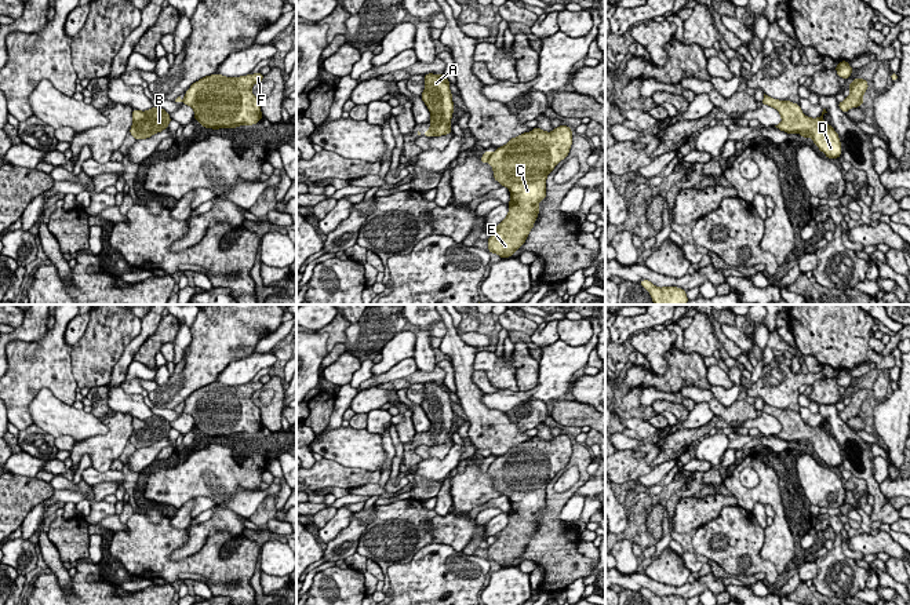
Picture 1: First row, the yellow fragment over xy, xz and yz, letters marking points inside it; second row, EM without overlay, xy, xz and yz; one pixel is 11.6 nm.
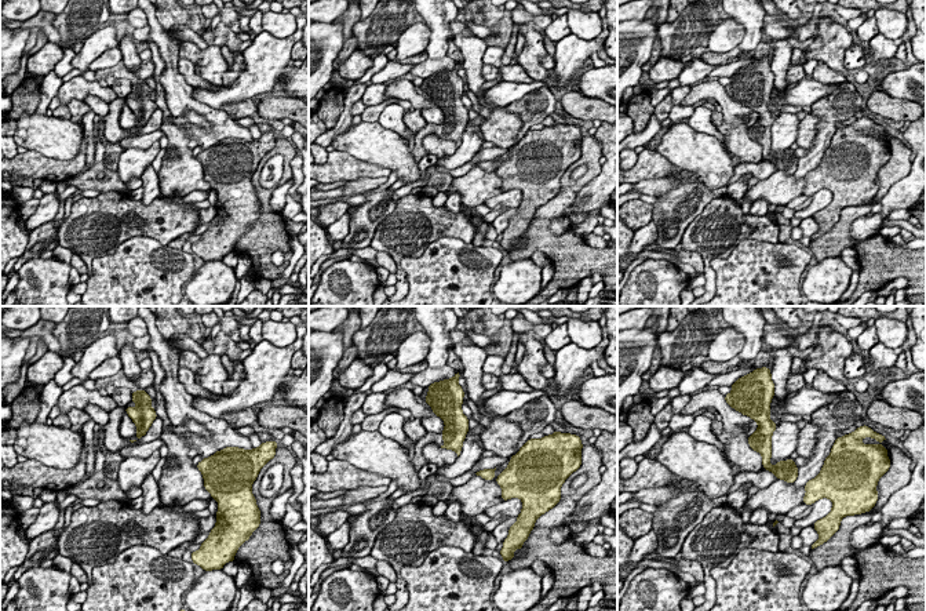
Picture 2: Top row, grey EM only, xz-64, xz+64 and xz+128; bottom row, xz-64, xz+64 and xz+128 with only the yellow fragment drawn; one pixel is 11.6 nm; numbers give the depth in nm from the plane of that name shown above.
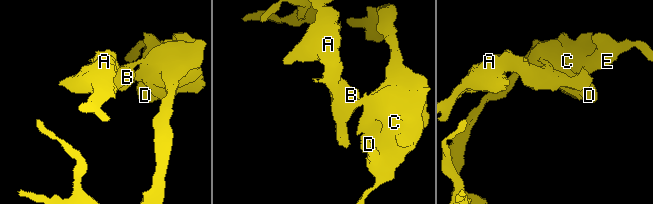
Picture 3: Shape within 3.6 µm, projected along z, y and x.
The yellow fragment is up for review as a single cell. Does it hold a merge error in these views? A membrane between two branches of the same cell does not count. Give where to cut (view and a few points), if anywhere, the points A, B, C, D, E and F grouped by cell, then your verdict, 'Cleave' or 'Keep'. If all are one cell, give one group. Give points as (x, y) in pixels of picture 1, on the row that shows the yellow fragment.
Split along xz (491, 155), (487, 160). Groups: A B / C D E F. Cleave

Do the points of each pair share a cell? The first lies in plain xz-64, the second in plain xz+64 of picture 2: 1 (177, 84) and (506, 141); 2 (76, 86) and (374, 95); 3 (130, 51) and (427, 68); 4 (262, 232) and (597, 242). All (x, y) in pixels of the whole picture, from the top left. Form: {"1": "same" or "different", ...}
{"1": "same", "2": "same", "3": "different", "4": "different"}

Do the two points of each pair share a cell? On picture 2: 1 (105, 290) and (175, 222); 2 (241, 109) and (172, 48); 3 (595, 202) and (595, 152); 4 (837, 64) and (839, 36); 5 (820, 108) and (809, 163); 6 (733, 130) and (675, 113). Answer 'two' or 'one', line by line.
1: two
2: two
3: two
4: one
5: one
6: two

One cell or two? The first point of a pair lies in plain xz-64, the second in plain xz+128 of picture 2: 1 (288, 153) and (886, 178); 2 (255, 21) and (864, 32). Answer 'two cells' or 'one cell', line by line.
1: one cell
2: one cell

